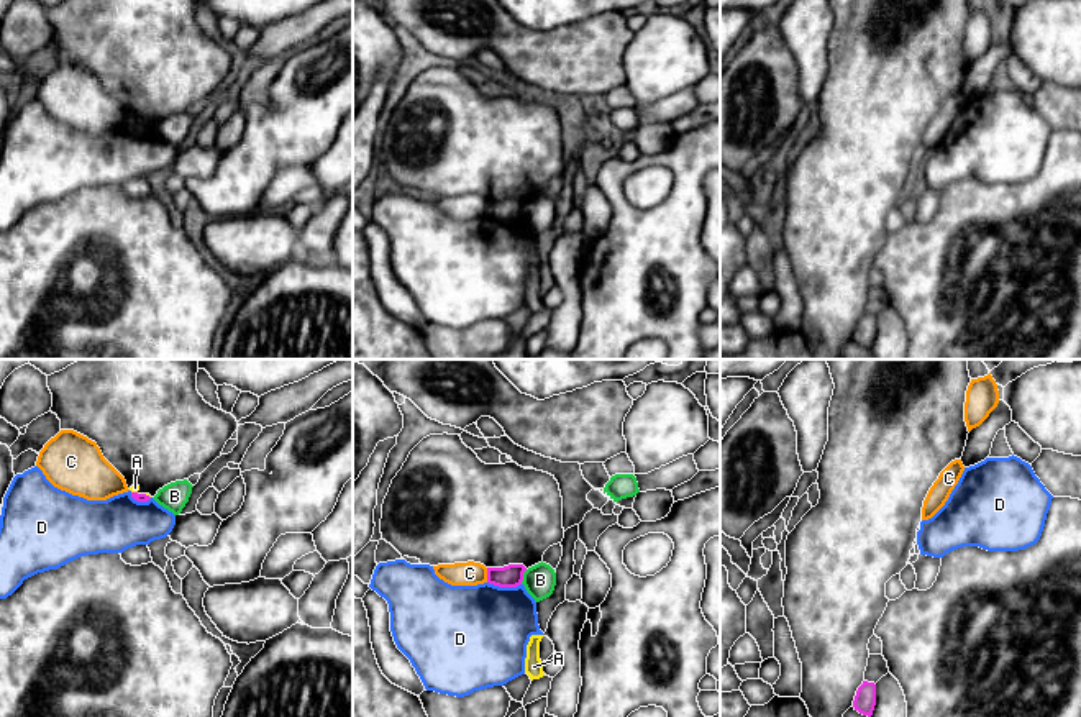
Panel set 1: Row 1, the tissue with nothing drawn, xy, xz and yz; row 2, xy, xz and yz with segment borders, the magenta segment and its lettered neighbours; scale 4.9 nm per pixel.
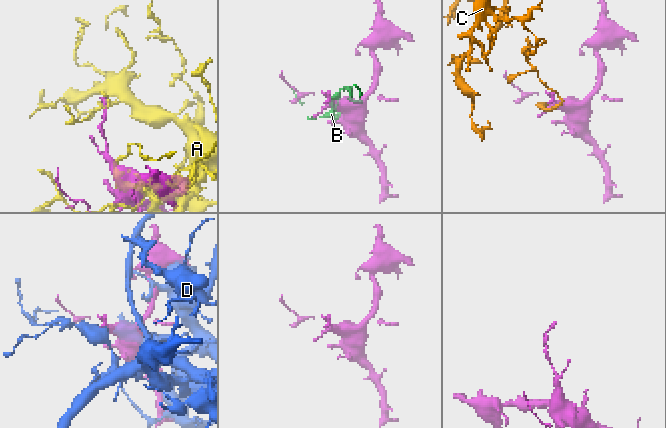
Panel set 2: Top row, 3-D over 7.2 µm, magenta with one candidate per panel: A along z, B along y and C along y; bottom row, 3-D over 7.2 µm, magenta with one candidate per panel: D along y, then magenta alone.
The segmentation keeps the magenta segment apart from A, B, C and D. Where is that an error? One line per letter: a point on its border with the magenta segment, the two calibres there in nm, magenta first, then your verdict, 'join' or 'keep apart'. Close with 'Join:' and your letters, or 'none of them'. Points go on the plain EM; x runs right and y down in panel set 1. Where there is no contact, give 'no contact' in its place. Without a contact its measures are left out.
A: meets magenta in xy at (135, 125); 50 nm thick on the magenta side, 50 nm on the other; keep apart
B: meets magenta in xz at (522, 209); 110 nm thick on the magenta side, 160 nm on the other; keep apart
C: meets magenta in xz at (488, 207); 110 nm thick on the magenta side, 120 nm on the other; keep apart
D: meets magenta in xz at (504, 219); 110 nm thick on the magenta side, 460 nm on the other; keep apart
Join: none of them

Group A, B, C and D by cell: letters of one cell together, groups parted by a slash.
A / B / C / D

